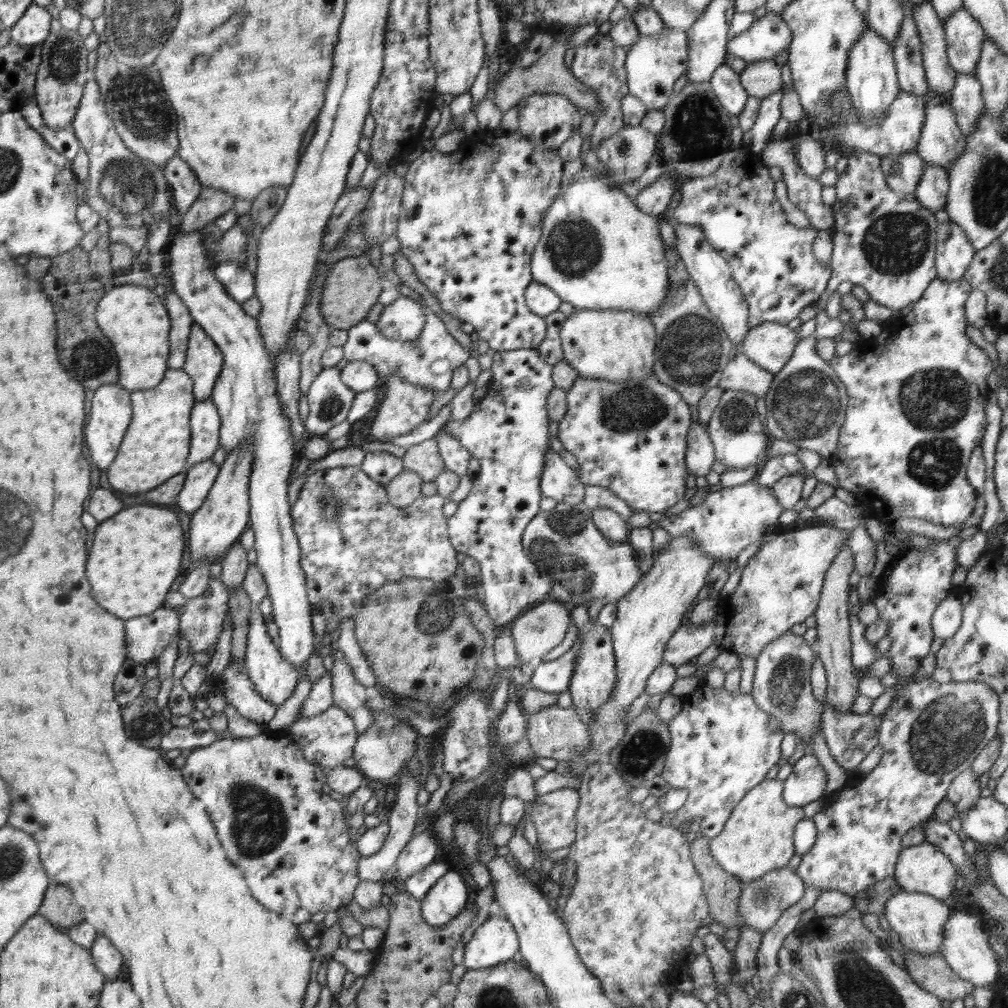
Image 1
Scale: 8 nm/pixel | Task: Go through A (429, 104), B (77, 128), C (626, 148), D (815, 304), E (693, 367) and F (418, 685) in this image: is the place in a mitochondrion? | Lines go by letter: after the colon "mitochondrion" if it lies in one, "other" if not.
A: other
B: other
C: mitochondrion
D: other
E: mitochondrion
F: other

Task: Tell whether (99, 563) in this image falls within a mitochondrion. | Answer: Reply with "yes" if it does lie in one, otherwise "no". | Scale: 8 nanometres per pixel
no

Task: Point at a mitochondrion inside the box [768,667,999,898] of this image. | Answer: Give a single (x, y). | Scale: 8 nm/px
(951, 726)

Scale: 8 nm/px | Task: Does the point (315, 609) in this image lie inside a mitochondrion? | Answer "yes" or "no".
no

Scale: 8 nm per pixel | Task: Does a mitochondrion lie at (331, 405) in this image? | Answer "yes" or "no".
yes

